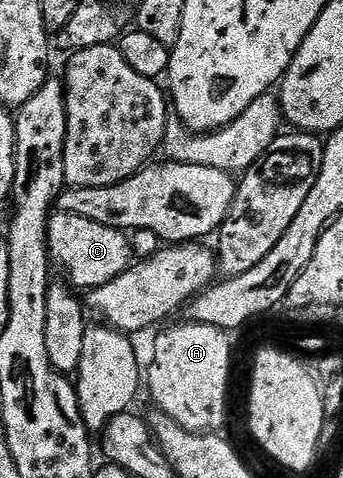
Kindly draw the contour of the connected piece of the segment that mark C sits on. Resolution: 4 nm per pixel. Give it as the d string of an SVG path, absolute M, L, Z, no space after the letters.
M56 211L48 220L48 253L51 262L64 270L63 278L85 292L114 281L134 263L132 240L125 232L65 211Z

